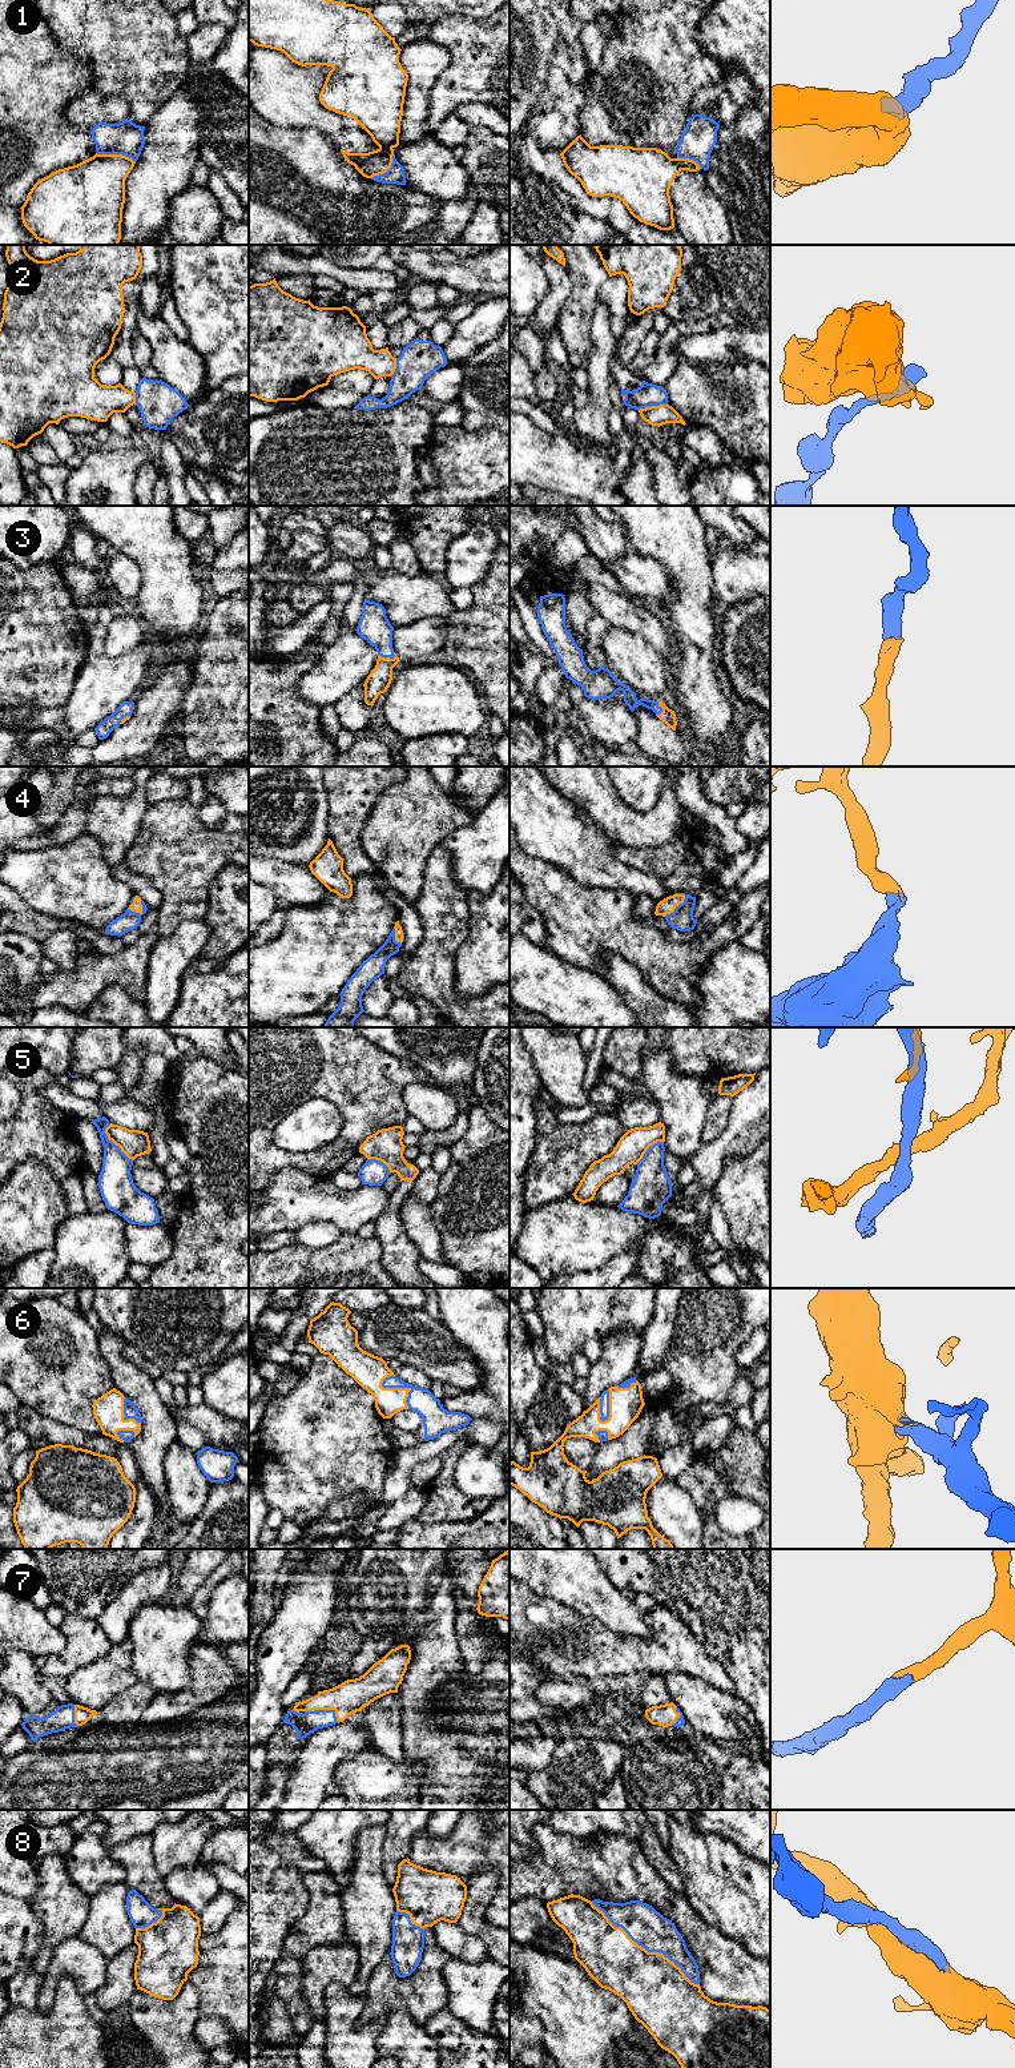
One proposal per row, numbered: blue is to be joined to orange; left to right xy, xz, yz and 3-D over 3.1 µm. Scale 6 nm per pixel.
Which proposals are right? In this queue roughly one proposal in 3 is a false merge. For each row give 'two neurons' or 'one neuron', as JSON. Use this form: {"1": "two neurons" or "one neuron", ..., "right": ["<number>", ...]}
{"1": "two neurons", "2": "two neurons", "3": "one neuron", "4": "one neuron", "5": "two neurons", "6": "one neuron", "7": "one neuron", "8": "one neuron", "right": ["3", "4", "6", "7", "8"]}

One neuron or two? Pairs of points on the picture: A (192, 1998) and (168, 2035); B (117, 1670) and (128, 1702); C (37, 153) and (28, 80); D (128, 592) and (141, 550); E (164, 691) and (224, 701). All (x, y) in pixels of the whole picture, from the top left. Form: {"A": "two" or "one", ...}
{"A": "one", "B": "two", "C": "one", "D": "two", "E": "two"}

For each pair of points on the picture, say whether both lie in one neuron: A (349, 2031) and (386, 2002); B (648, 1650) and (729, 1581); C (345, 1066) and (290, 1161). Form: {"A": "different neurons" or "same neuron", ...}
{"A": "different neurons", "B": "different neurons", "C": "same neuron"}

